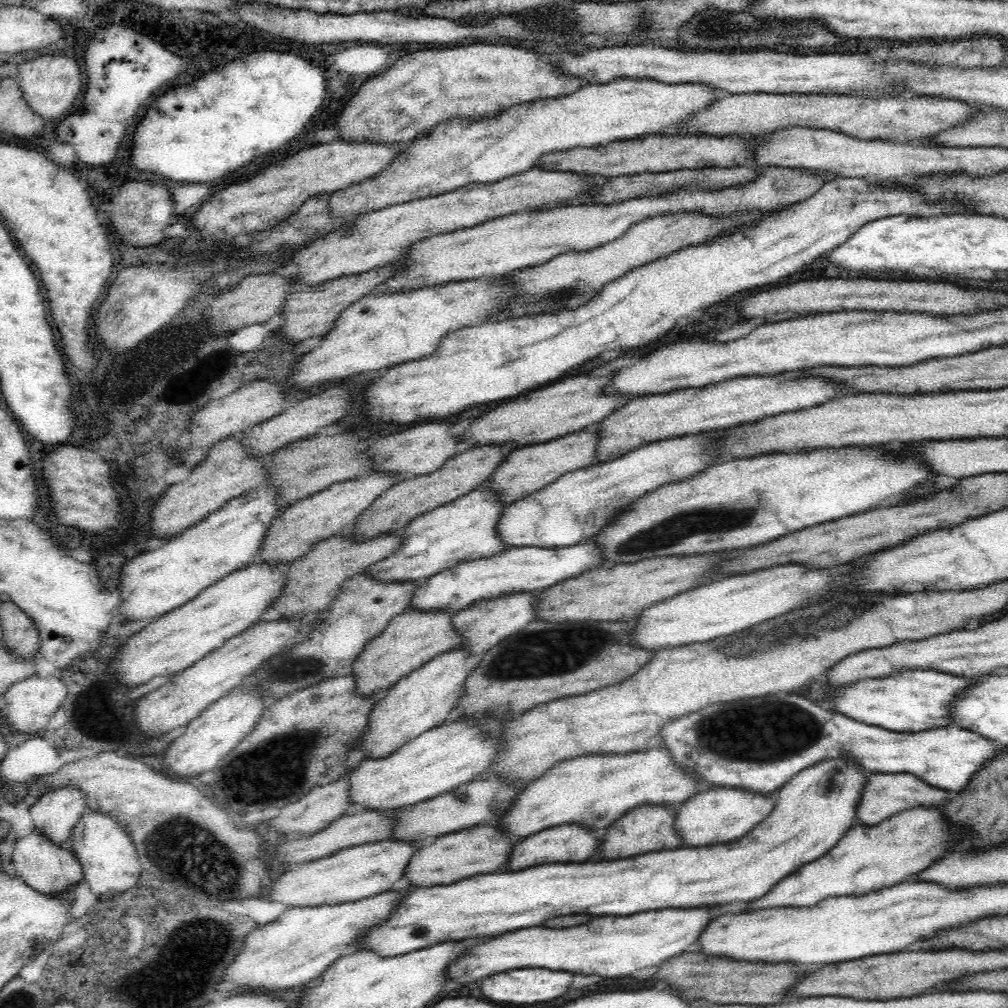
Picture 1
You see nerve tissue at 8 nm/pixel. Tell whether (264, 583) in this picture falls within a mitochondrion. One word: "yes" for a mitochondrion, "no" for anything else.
no

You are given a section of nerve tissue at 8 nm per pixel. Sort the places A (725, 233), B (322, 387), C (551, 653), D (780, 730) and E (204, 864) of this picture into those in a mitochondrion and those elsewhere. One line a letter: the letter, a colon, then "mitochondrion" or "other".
A: other
B: other
C: mitochondrion
D: mitochondrion
E: mitochondrion

